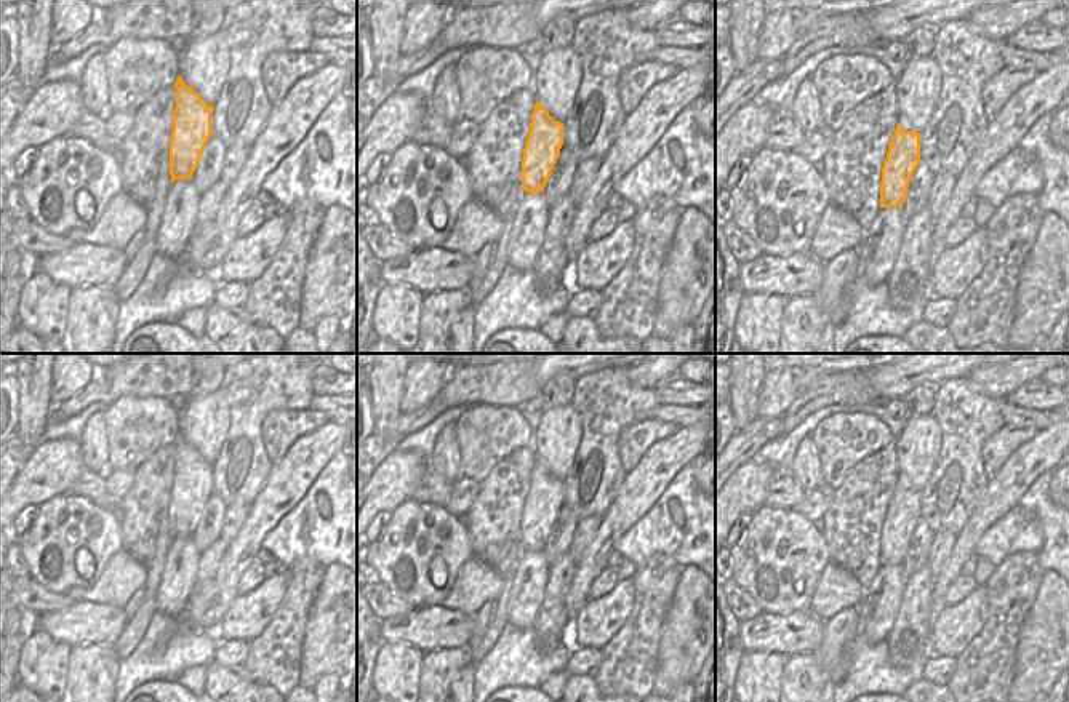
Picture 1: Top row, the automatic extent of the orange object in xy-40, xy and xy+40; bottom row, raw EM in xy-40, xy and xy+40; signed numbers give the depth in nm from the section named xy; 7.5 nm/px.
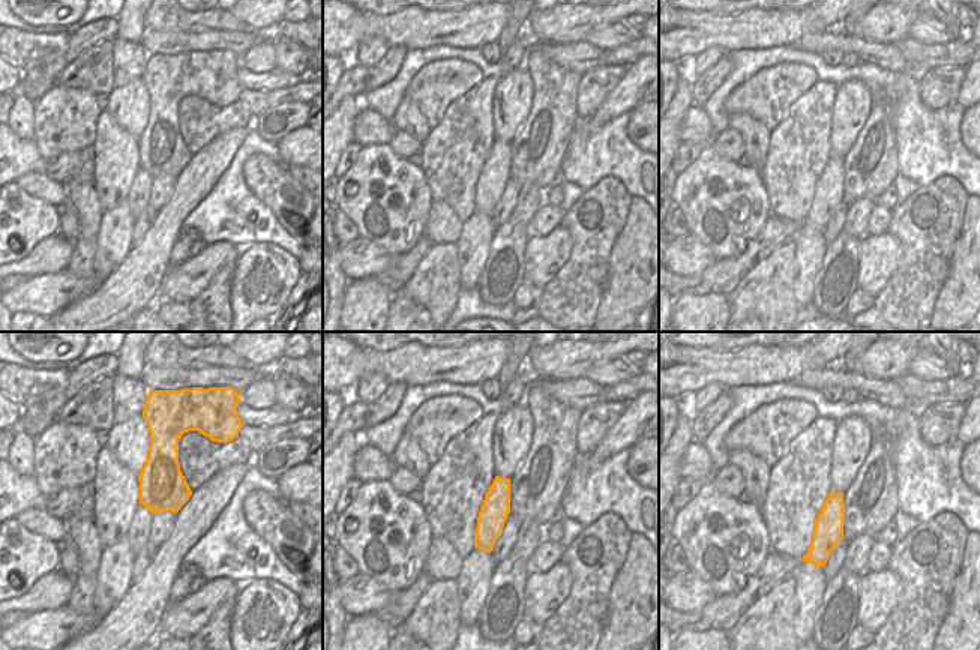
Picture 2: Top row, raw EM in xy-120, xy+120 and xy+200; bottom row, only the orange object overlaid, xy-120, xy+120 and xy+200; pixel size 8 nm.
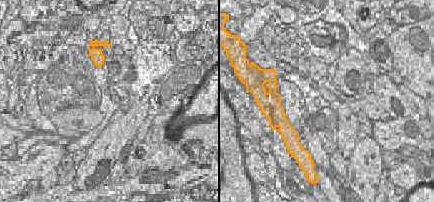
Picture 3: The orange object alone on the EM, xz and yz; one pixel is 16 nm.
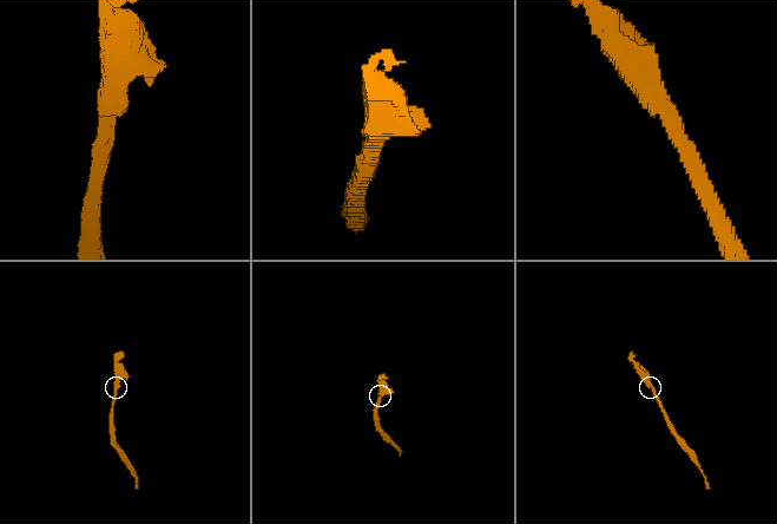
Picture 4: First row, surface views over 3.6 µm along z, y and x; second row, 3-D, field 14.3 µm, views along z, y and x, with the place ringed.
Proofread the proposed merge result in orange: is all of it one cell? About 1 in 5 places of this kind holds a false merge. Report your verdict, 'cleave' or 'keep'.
cleave

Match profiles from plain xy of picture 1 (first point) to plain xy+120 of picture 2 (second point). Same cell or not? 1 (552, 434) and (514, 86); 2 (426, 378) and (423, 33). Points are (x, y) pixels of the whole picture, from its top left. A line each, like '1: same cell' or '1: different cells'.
1: same cell
2: different cells

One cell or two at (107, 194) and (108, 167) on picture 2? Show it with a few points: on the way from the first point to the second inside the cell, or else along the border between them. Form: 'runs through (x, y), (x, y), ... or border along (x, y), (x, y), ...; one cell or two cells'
border along (96, 185), (110, 185), (117, 192), (119, 201); two cells

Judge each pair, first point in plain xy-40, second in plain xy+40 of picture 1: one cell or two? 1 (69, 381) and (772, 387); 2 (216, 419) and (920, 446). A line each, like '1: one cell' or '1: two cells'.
1: one cell
2: one cell

